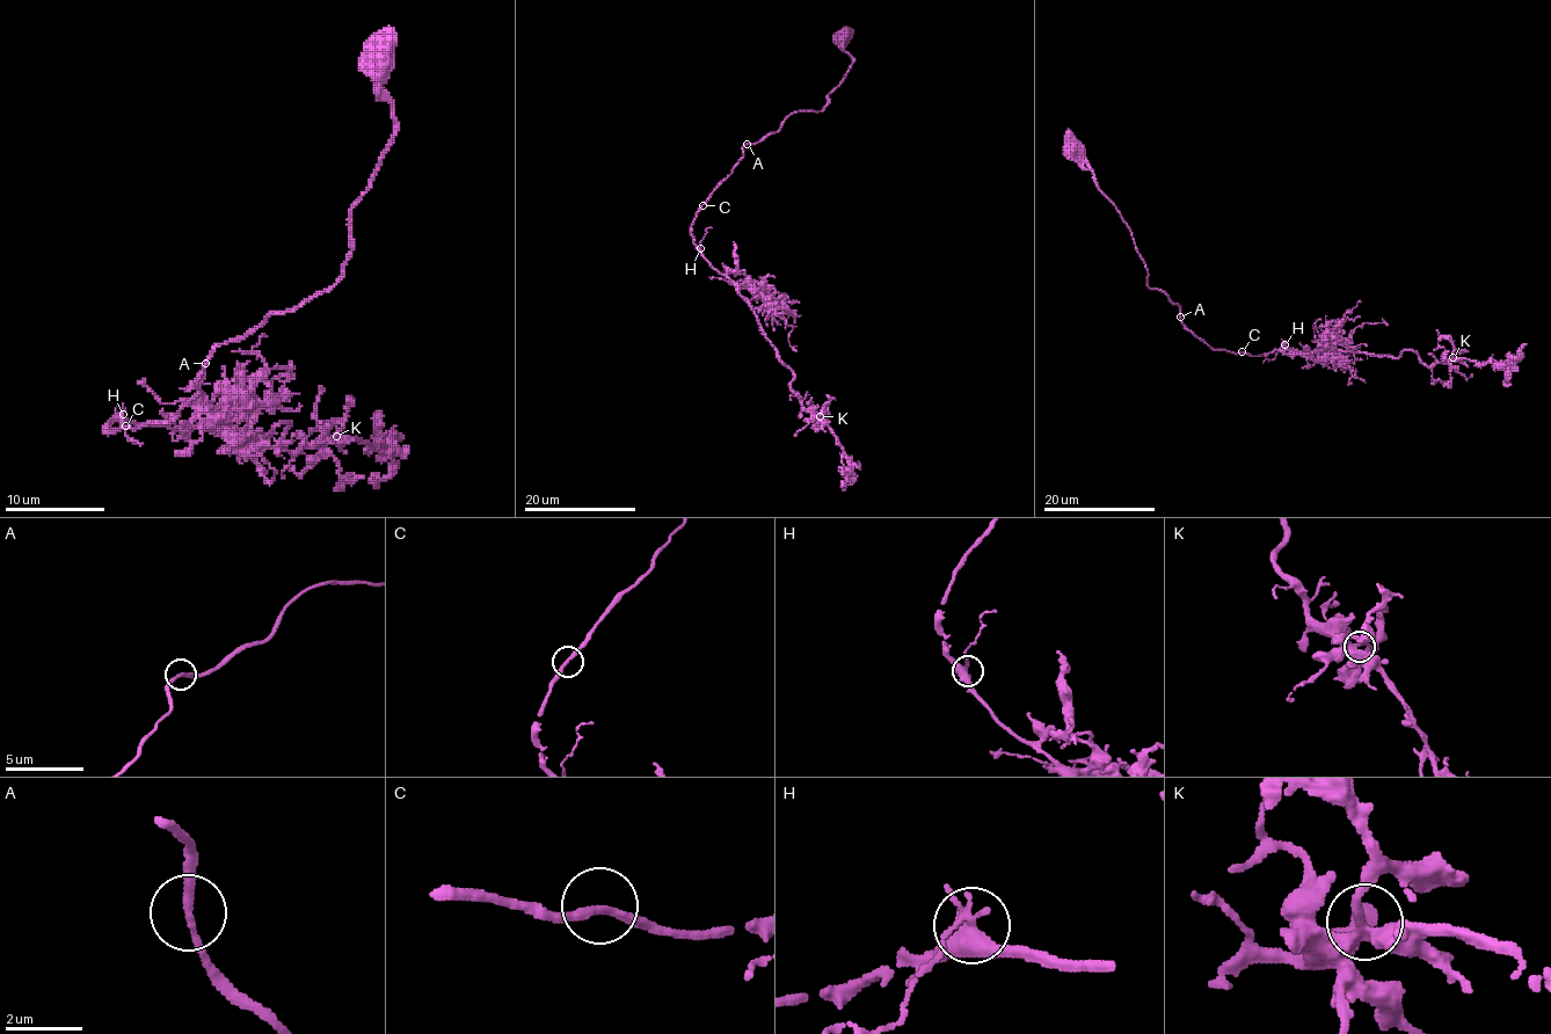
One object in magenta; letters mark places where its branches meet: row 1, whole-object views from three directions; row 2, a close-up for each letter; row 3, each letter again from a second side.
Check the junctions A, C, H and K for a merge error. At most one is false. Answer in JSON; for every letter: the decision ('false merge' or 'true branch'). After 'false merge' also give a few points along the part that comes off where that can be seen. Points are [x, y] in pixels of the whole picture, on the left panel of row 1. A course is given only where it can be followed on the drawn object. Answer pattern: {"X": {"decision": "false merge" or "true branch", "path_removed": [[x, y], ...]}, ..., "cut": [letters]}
{"A": {"decision": "true branch"}, "C": {"decision": "true branch"}, "H": {"decision": "true branch"}, "K": {"decision": "true branch"}, "cut": []}

